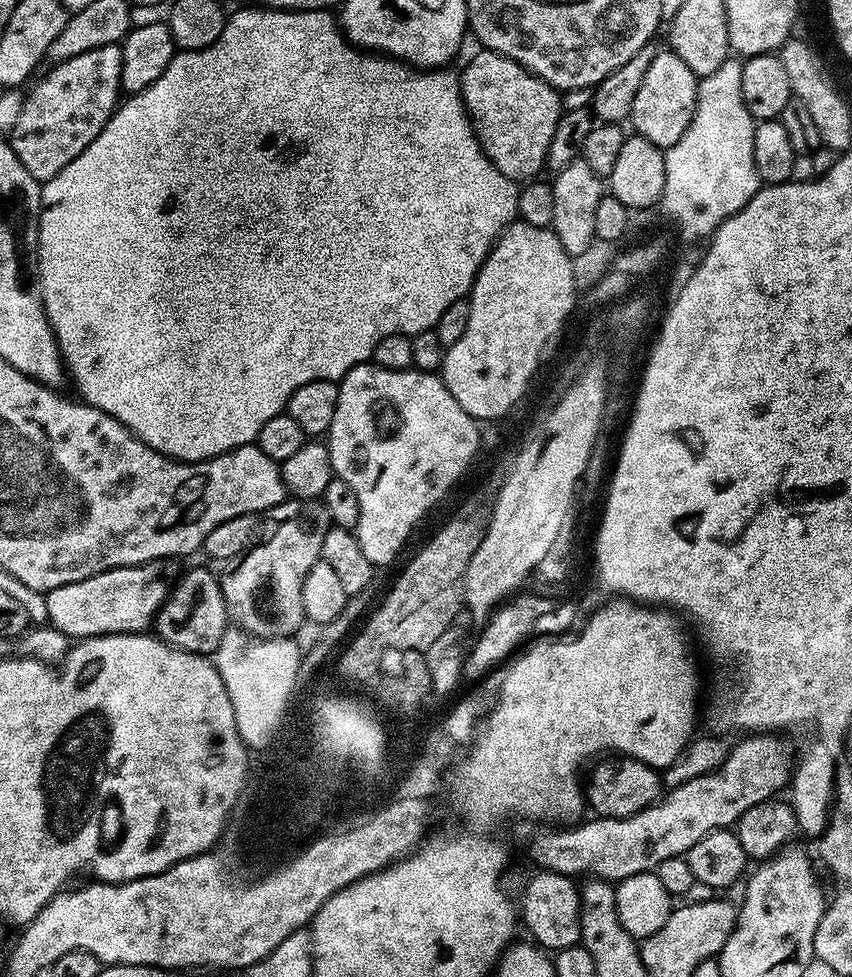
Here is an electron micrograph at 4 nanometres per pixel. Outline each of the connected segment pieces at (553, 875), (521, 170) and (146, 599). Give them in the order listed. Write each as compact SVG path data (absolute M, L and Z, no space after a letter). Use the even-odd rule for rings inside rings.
M537 871L537 876L528 880L524 893L518 899L518 912L522 924L528 927L533 941L545 950L558 953L581 943L580 938L580 888L571 876L563 876L557 872Z
M480 50L459 77L464 108L490 162L517 182L539 177L540 171L545 171L550 142L562 115L561 93L518 62L487 50Z
M132 564L129 568L111 568L82 582L70 582L47 592L47 623L70 638L109 636L110 634L147 633L156 615L170 595L170 584L160 573L161 565Z

